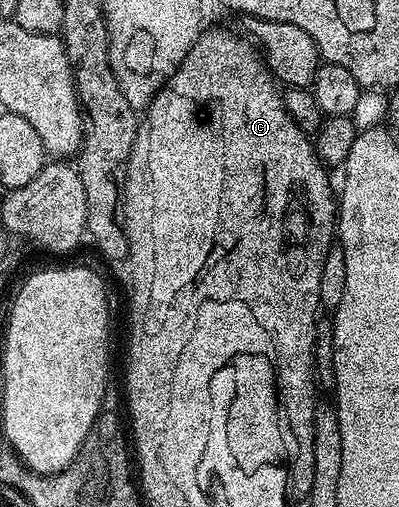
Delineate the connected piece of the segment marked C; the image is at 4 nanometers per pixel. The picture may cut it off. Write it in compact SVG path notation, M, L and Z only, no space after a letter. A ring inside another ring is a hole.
M205 29L200 35L196 37L195 44L190 48L188 55L182 60L182 64L179 66L178 70L172 74L171 80L168 81L167 85L163 87L152 98L152 102L145 109L143 118L139 121L136 128L136 134L134 138L134 145L131 148L130 156L127 158L127 170L126 170L126 180L124 181L123 190L123 219L124 219L124 229L127 236L128 244L128 256L126 259L126 265L132 269L132 335L128 338L128 352L132 356L148 356L148 362L136 362L133 364L132 368L136 372L148 372L148 380L138 380L131 384L130 392L134 396L154 396L151 398L148 405L145 407L140 402L132 402L128 406L128 410L133 414L134 417L147 420L149 418L158 417L160 412L164 414L172 414L172 418L168 418L168 434L164 434L164 458L168 458L168 462L172 462L172 458L184 458L184 462L188 462L188 458L192 458L192 454L198 452L204 452L204 442L209 439L210 428L213 426L214 429L218 431L226 431L227 436L224 437L224 443L226 443L226 449L224 449L224 454L232 454L232 462L240 462L240 466L244 466L244 462L248 462L248 466L256 466L256 462L260 462L260 466L272 466L273 463L281 463L282 455L284 453L283 446L283 432L281 430L281 407L277 397L277 385L276 378L273 375L273 369L264 363L260 354L266 348L266 336L262 330L258 330L258 326L252 322L252 318L248 318L248 310L240 304L240 306L226 306L226 298L234 292L238 294L238 284L246 282L250 286L250 302L254 304L254 310L256 310L256 316L260 320L260 324L266 324L268 332L272 334L274 342L276 342L276 348L280 350L280 354L288 360L292 360L294 364L311 364L312 352L314 350L314 344L316 343L316 323L318 321L318 315L321 313L322 307L320 304L320 285L322 284L322 264L326 260L326 256L329 254L329 248L334 244L336 238L336 223L338 220L338 204L336 201L336 196L334 191L330 187L329 171L325 168L325 165L321 162L320 157L315 152L315 145L313 141L308 137L304 130L298 128L297 122L293 119L288 112L286 112L285 102L283 98L283 93L280 91L279 85L276 79L272 75L272 71L267 66L267 62L263 59L263 55L255 48L250 48L246 46L244 42L245 35L243 33L235 34L232 30L208 30ZM192 226L194 228L202 228L202 232L206 236L212 236L216 238L218 234L226 234L230 232L232 238L240 238L238 240L238 246L230 252L230 254L190 254L190 232L192 232Z

